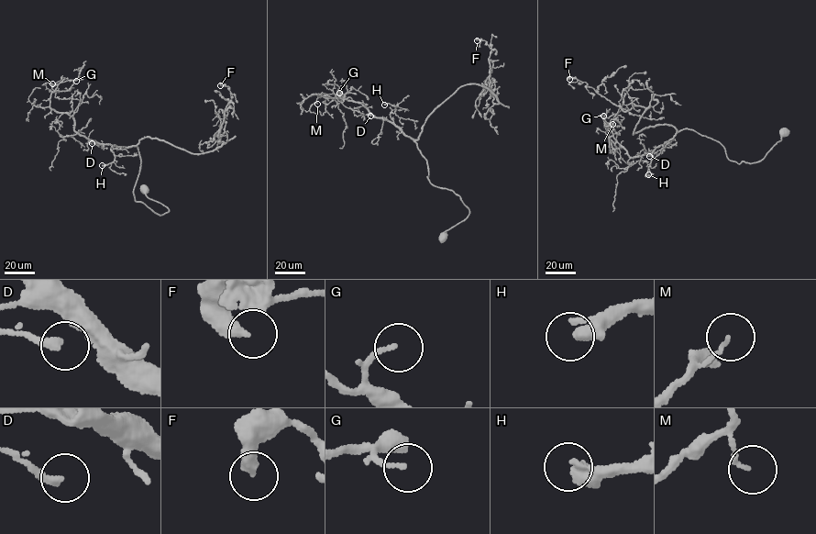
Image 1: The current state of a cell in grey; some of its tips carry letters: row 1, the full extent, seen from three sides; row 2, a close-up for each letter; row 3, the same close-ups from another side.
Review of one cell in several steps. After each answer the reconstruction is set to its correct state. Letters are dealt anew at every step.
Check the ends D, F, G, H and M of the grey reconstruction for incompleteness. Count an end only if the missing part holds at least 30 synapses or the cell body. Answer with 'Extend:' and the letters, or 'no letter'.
Extend: no letter

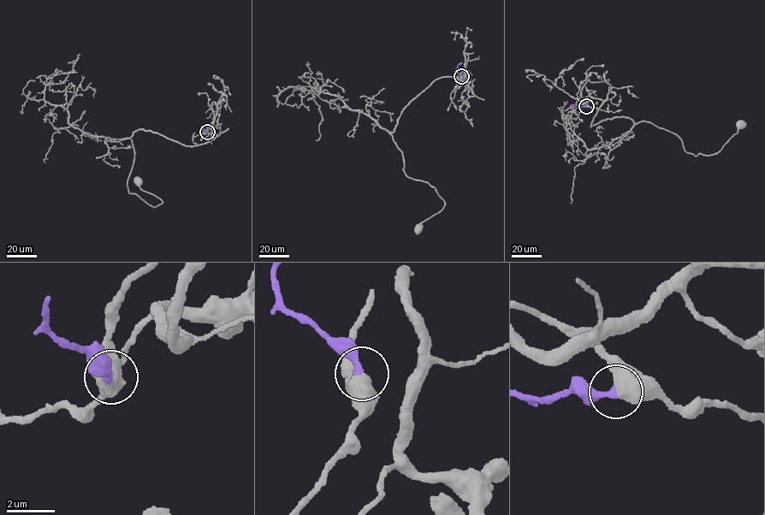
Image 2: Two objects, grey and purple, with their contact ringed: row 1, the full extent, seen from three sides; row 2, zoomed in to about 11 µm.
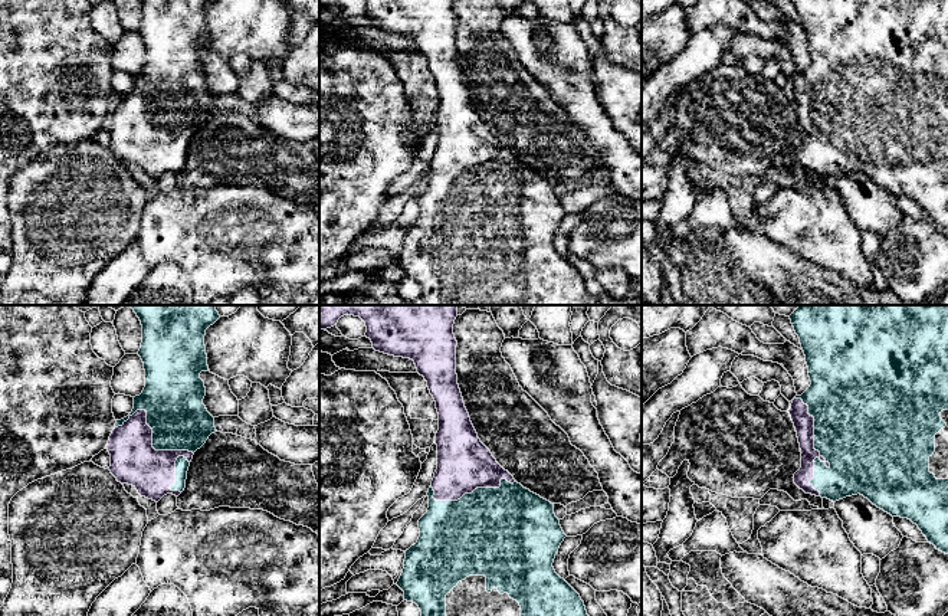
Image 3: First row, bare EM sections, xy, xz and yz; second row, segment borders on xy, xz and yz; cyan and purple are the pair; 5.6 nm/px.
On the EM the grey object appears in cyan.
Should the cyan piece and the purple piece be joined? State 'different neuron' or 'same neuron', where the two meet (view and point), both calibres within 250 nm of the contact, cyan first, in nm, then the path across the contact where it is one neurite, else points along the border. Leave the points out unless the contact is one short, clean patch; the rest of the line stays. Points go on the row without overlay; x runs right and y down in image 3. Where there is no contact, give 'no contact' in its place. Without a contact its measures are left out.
same neuron; contact yz (814, 123); calibres 480 and 110 nm

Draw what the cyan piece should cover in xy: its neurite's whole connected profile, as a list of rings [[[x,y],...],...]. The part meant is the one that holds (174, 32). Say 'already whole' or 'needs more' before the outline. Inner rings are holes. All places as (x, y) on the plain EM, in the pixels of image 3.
needs more | [[[141,0],[142,20],[137,30],[145,47],[145,65],[134,75],[132,89],[117,98],[106,127],[111,151],[132,163],[141,174],[158,180],[164,173],[178,174],[186,166],[193,132],[216,108],[214,95],[203,82],[201,49],[210,49],[204,23],[206,7],[214,0]]]

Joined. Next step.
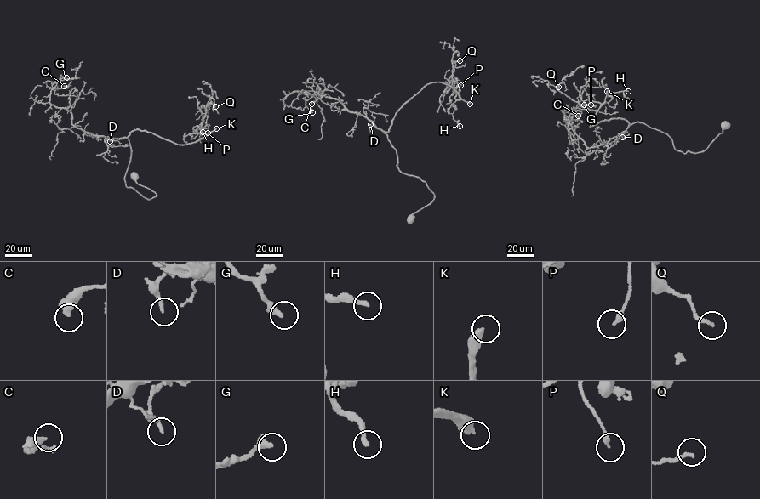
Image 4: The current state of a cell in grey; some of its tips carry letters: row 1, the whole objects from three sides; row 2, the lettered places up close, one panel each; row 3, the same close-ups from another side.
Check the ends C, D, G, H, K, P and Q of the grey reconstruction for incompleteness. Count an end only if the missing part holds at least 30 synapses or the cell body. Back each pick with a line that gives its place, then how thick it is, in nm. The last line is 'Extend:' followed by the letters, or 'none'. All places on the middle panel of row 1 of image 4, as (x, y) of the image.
H: place (460, 126); calibre 240 nm
K: place (470, 104); calibre 480 nm
Extend: H, K

